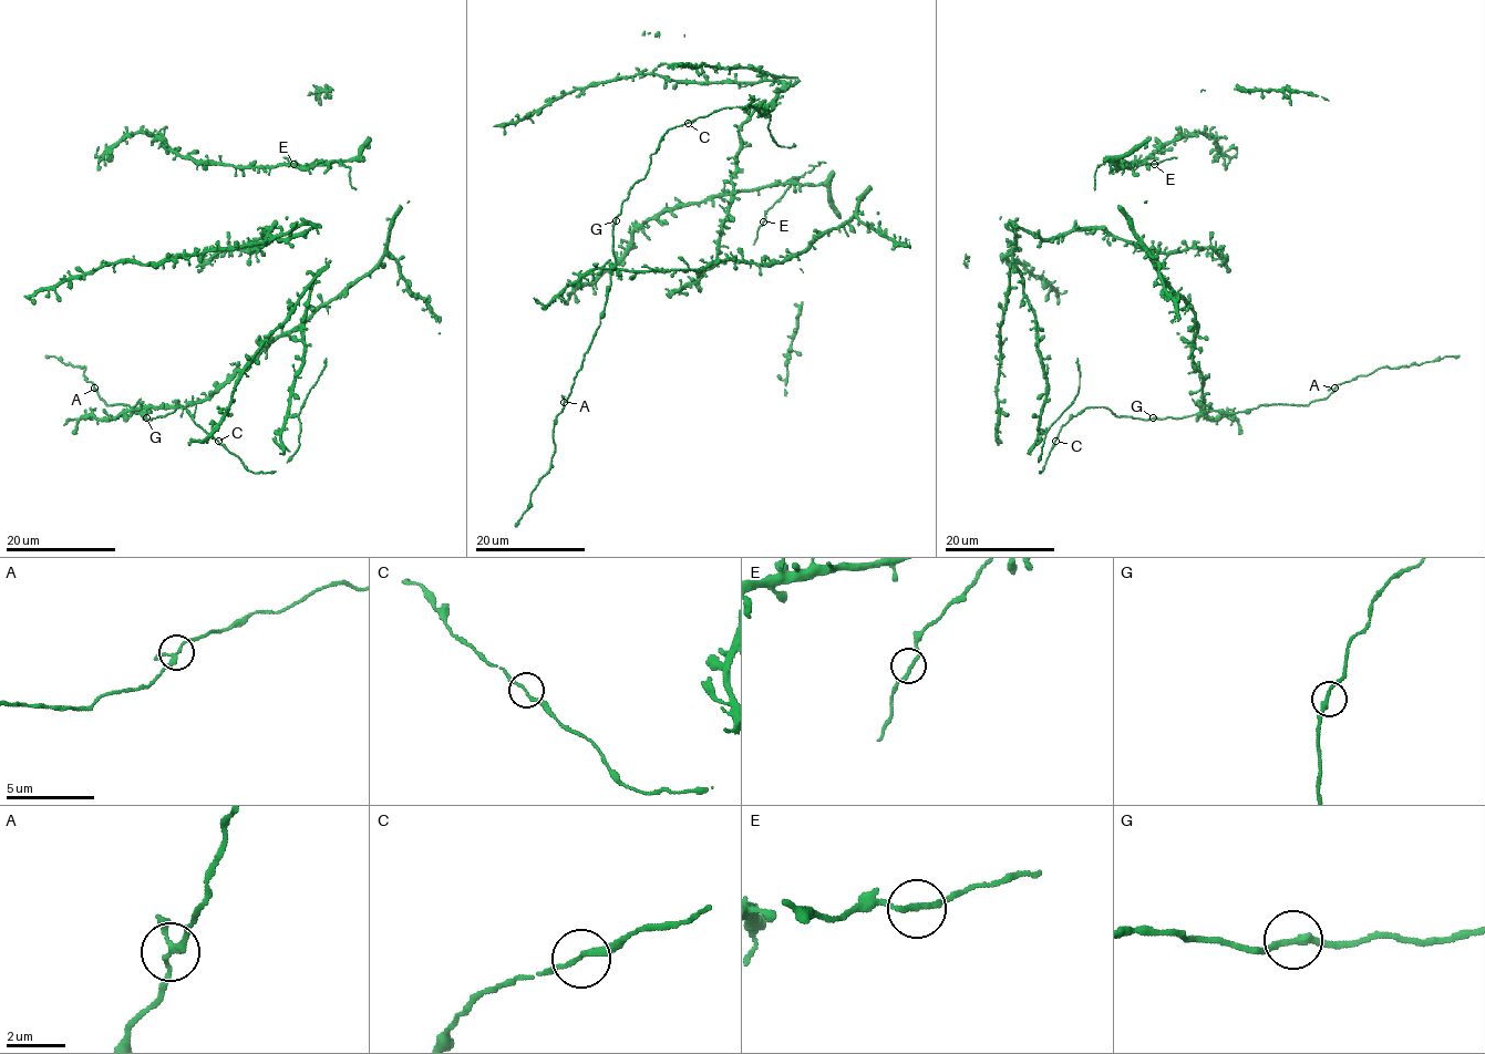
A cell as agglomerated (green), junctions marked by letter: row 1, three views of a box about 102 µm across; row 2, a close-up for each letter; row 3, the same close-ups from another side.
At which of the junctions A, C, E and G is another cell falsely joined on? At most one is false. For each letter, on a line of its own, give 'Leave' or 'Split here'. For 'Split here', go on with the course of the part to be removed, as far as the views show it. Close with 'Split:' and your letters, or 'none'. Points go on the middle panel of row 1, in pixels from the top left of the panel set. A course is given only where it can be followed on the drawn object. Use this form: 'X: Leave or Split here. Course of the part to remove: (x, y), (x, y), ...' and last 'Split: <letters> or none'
A: Leave
C: Leave
E: Leave
G: Leave
Split: none

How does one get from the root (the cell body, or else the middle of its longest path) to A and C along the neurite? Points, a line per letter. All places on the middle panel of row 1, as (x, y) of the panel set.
A: (615, 220), (615, 268), (604, 316), (585, 354), (571, 391), (564, 402)
C: (615, 220), (628, 190), (645, 177), (650, 156), (661, 137), (669, 130), (687, 122)

